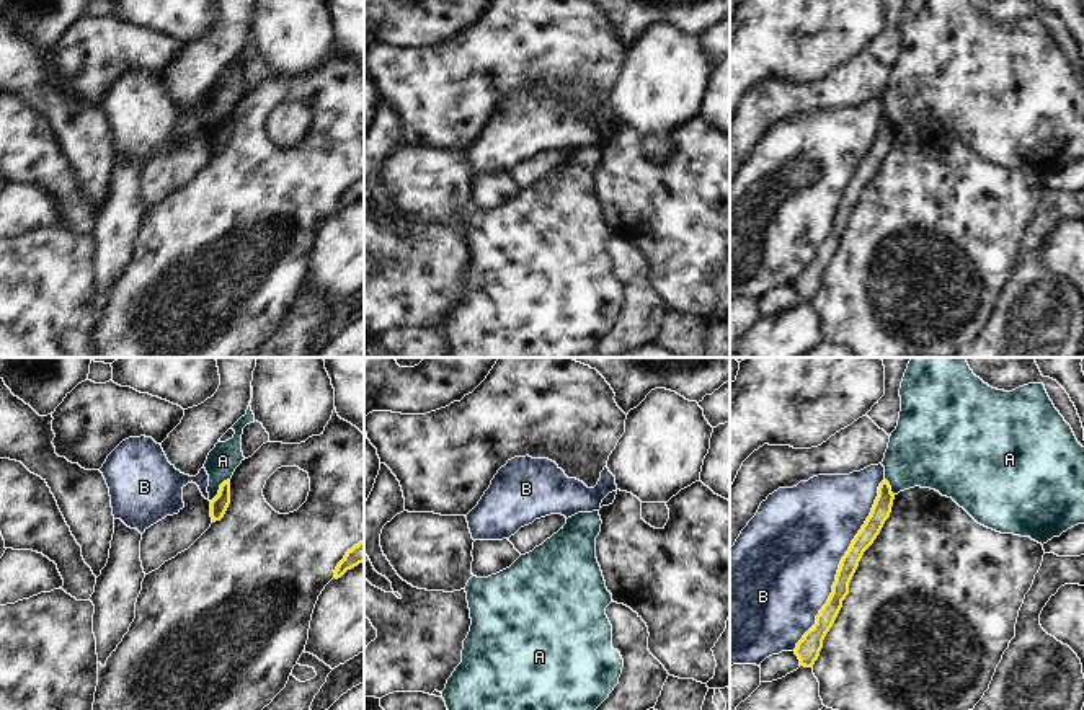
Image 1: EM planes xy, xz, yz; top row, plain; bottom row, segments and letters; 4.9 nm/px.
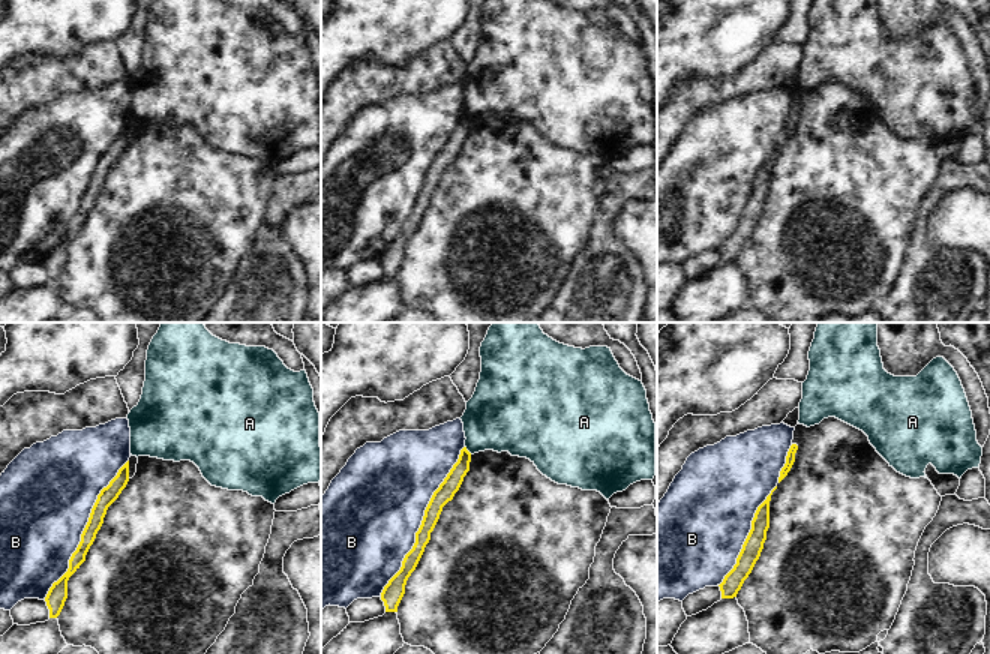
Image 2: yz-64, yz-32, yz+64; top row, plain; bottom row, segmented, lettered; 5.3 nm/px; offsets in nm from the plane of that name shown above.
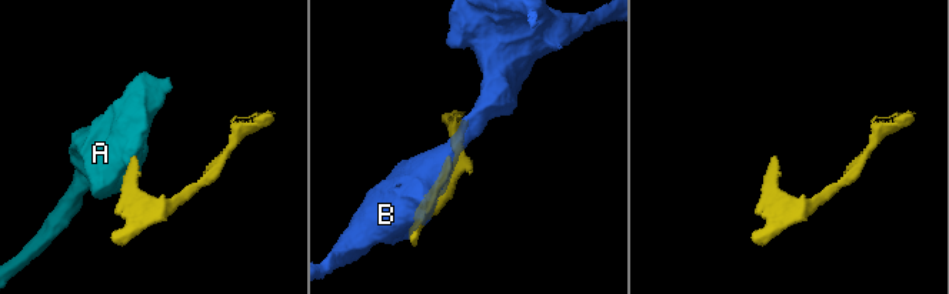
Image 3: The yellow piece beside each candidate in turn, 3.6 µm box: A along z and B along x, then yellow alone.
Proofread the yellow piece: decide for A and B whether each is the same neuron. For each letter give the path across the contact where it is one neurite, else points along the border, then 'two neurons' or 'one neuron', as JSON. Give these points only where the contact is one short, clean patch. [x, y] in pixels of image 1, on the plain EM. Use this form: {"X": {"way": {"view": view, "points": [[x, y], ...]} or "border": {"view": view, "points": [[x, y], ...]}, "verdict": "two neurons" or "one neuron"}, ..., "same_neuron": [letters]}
{"A": {"border": {"view": "xy", "points": [[229, 113], [211, 136]]}, "verdict": "two neurons"}, "B": {"verdict": "two neurons"}, "same_neuron": []}

